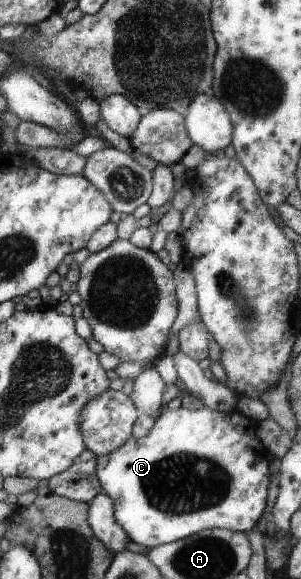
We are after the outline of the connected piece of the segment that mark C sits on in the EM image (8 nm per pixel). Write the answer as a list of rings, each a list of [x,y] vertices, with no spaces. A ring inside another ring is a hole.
[[[184,407],[176,410],[164,408],[158,413],[154,426],[144,438],[130,436],[122,446],[104,454],[104,456],[97,456],[95,460],[97,461],[96,476],[98,476],[102,492],[108,494],[114,500],[114,516],[117,518],[118,524],[126,530],[132,542],[144,546],[147,550],[192,536],[205,529],[220,528],[247,533],[260,520],[260,516],[266,508],[266,494],[268,494],[268,482],[270,482],[270,478],[268,478],[268,458],[264,462],[264,446],[262,446],[260,438],[256,438],[256,424],[238,410],[223,413],[206,407],[194,410]]]

